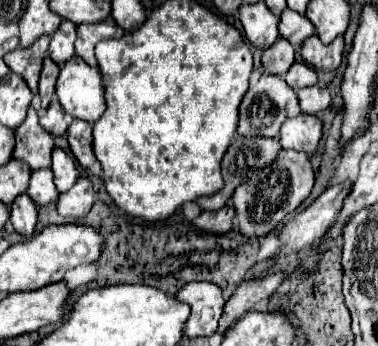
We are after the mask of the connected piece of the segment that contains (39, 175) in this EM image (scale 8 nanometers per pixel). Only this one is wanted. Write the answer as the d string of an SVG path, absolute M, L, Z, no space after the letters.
M44 168L44 170L32 172L26 194L28 194L38 206L44 206L44 204L54 202L54 200L58 198L58 190L56 190L56 186L54 186L54 182L52 182L52 170Z

